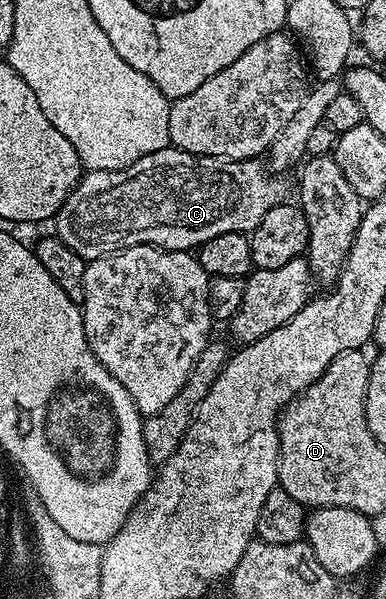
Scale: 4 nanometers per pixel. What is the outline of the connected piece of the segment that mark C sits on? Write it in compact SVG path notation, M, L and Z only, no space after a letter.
M170 147L155 151L151 155L143 155L143 159L139 159L122 169L90 169L82 172L81 180L67 195L63 207L59 207L55 218L55 224L57 224L55 235L60 241L67 243L67 247L71 247L71 251L75 251L75 255L84 257L86 262L93 261L97 257L105 257L108 253L118 253L120 249L130 249L136 245L153 245L157 249L193 251L202 245L206 245L211 239L215 239L215 235L227 235L228 233L244 233L248 235L261 222L263 215L267 215L267 211L271 211L271 207L280 205L286 200L285 185L277 178L280 176L274 175L265 165L264 167L261 166L261 163L257 159L230 161L216 157L199 157L195 153L188 153L182 149Z

